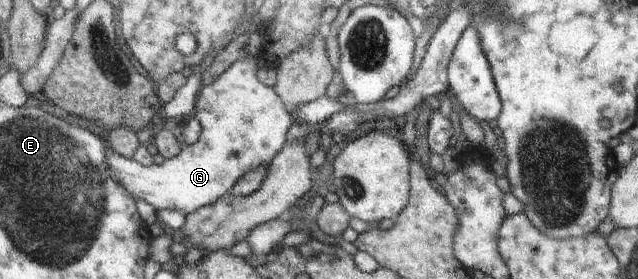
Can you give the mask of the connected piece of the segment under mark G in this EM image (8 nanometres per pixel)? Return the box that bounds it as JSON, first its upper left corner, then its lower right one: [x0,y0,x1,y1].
[107,54,294,215]

